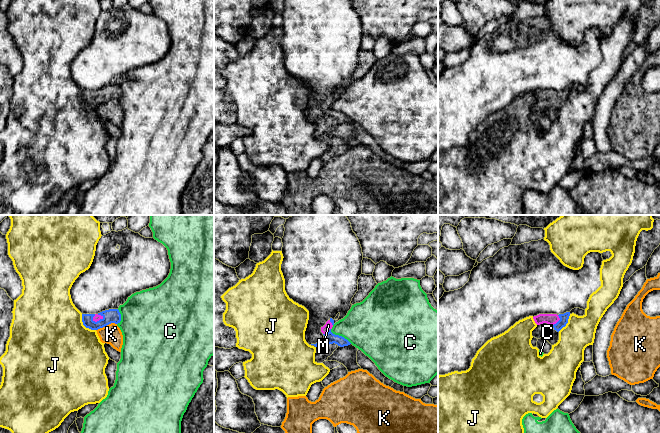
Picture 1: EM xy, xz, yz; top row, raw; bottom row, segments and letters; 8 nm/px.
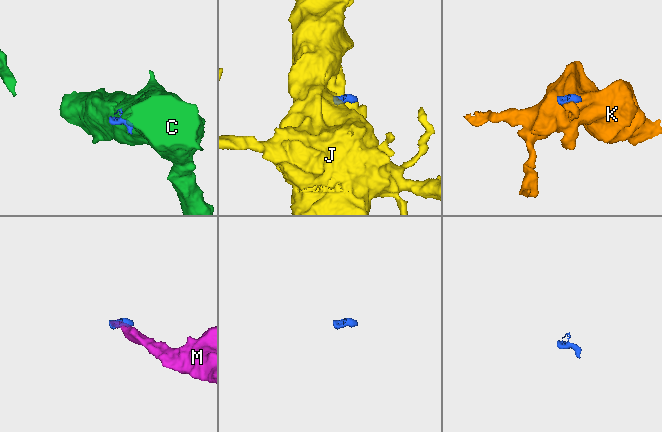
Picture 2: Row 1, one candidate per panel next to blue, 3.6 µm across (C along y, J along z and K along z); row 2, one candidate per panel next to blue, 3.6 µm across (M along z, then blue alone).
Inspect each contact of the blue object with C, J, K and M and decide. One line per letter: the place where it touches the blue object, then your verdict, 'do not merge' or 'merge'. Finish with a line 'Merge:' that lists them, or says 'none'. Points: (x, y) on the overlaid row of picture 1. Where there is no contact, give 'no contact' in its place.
C: meets blue in xz at (340, 336); do not merge
J: meets blue in xy at (84, 325); do not merge
K: meets blue in xy at (106, 325); do not merge
M: meets blue in yz at (558, 321); merge
Merge: M

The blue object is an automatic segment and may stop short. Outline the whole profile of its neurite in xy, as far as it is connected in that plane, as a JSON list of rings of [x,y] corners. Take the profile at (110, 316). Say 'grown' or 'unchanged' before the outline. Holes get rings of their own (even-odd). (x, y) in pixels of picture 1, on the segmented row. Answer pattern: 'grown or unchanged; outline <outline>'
grown; outline [[[109,309],[98,314],[82,314],[82,322],[86,328],[98,330],[111,323],[118,324],[121,321],[121,314],[118,309]]]

